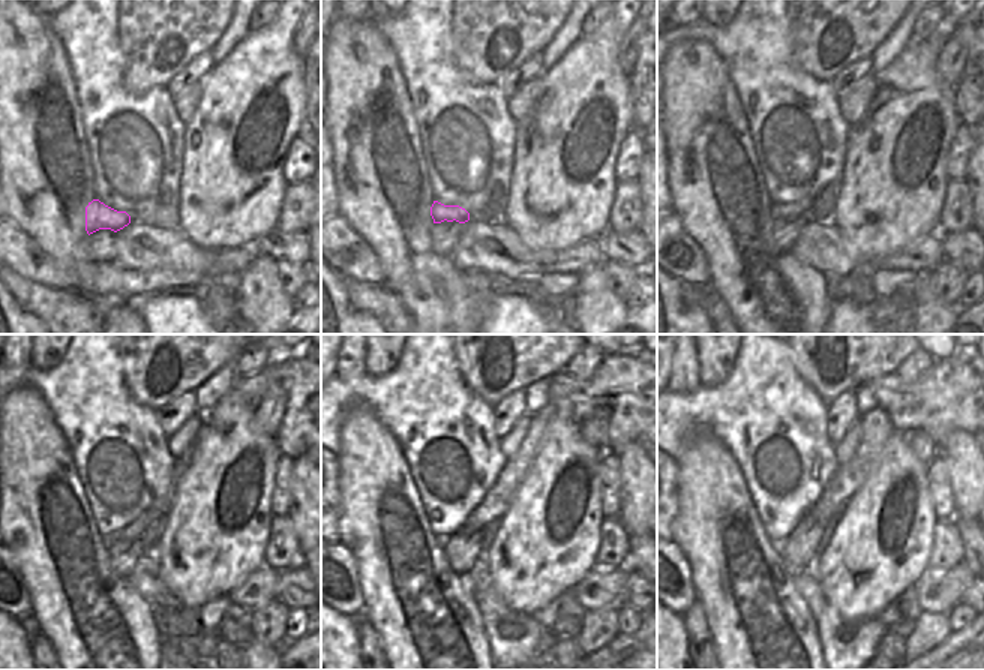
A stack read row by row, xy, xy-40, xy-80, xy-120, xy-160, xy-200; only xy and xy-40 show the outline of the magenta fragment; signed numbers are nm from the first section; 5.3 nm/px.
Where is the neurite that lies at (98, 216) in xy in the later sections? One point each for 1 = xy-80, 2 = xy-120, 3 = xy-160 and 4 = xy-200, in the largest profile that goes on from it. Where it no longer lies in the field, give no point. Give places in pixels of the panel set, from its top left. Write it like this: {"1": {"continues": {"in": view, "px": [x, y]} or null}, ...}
{"1": {"continues": {"in": "xy-80", "px": [803, 209]}}, "2": {"continues": {"in": "xy-120", "px": [132, 532]}}, "3": {"continues": {"in": "xy-160", "px": [497, 501]}}, "4": {"continues": {"in": "xy-200", "px": [876, 429]}}}

